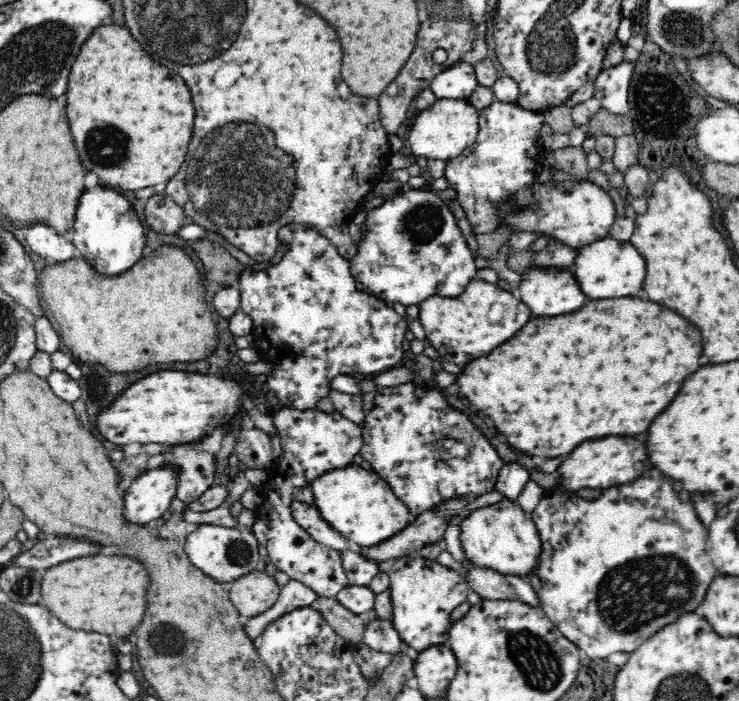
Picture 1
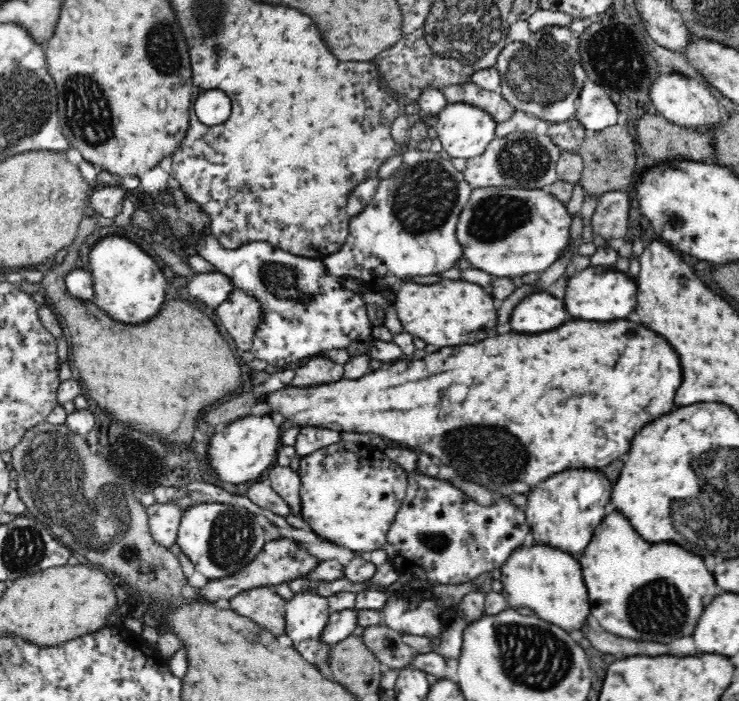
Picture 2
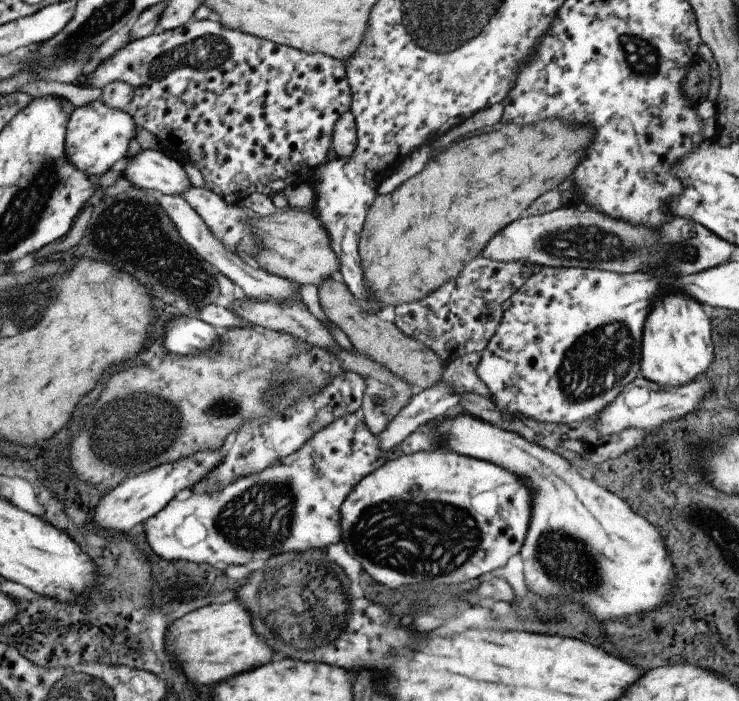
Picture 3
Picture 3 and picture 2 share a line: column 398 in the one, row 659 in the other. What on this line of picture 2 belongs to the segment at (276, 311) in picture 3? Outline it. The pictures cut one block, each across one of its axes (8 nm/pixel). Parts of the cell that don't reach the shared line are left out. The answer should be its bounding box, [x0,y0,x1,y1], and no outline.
[362,625,418,670]

